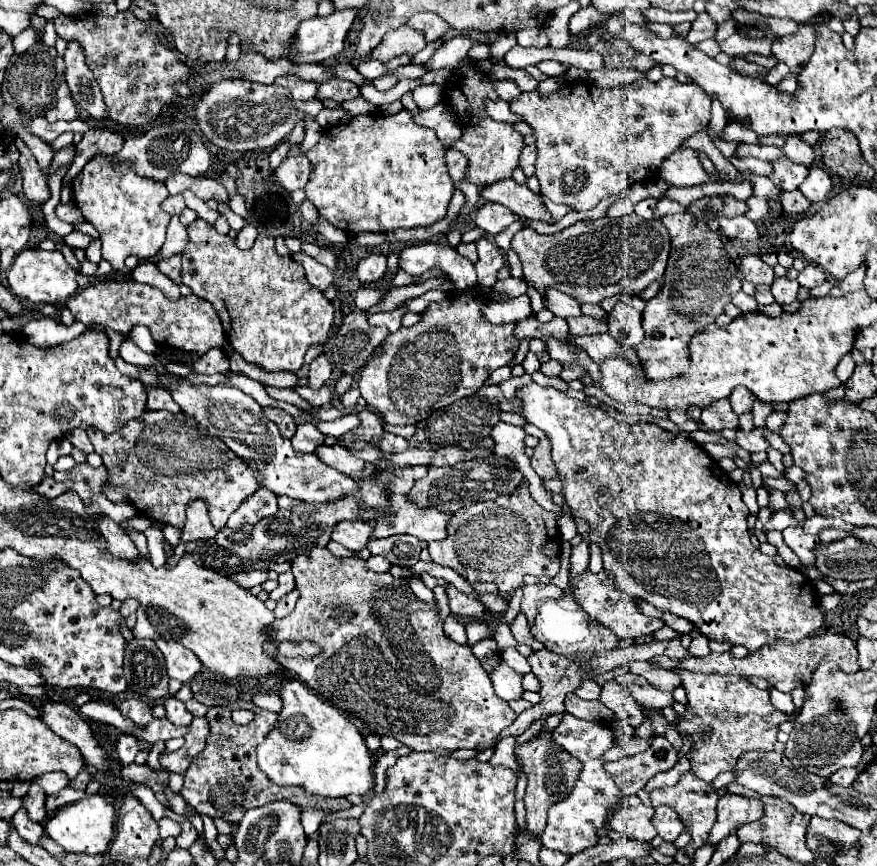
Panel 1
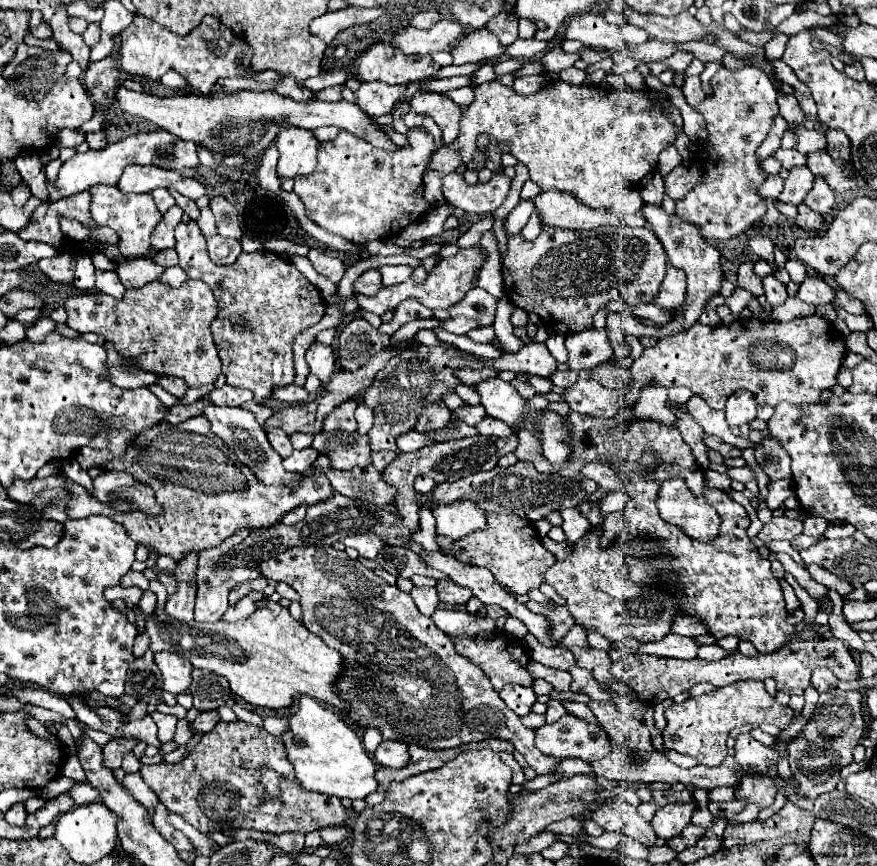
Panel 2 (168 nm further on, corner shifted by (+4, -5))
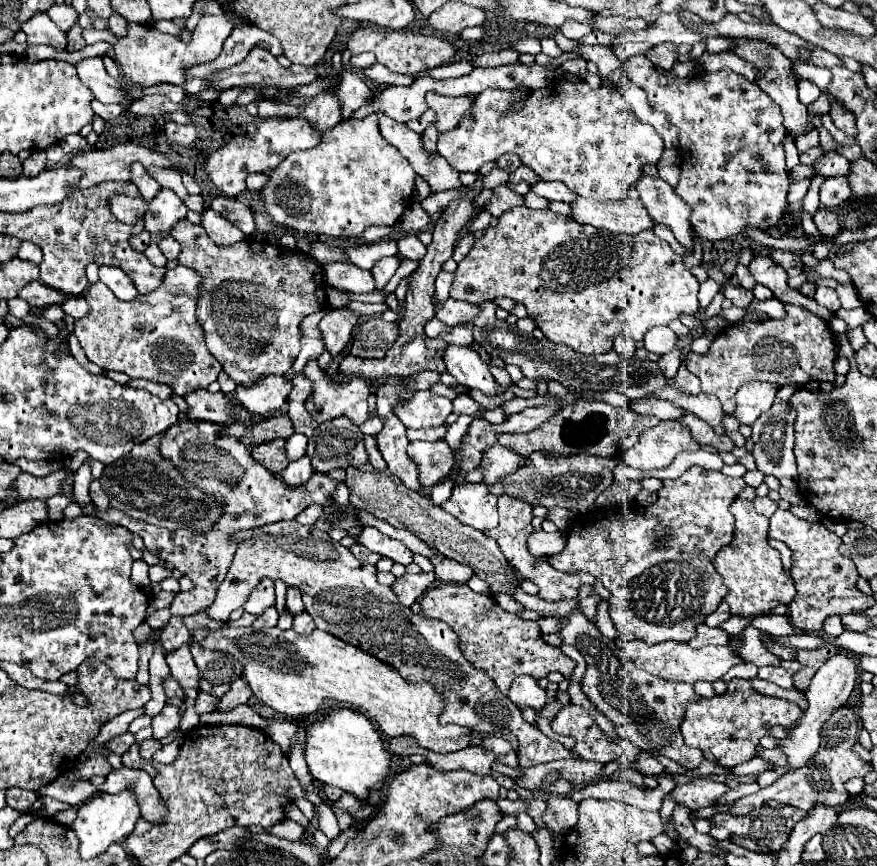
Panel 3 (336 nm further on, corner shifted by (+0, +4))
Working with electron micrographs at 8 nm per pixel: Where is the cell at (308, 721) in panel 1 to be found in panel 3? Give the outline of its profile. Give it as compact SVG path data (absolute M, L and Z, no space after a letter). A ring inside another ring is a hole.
M333 710L323 720L307 726L305 760L315 780L337 786L357 798L367 798L371 792L381 792L391 772L393 756L385 748L381 732L355 710Z

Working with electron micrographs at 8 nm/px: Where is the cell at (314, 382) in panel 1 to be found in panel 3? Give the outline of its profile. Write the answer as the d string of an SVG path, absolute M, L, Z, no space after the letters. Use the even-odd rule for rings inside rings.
M335 308L325 314L319 322L319 330L323 334L325 350L331 356L339 356L347 344L353 340L353 328L361 322L361 314L349 308Z

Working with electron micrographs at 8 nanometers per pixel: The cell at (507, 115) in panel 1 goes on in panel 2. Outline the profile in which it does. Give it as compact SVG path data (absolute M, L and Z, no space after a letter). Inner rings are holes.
M471 87L455 89L455 91L446 92L444 95L449 95L457 105L465 105L465 107L469 107L475 101L475 93Z

